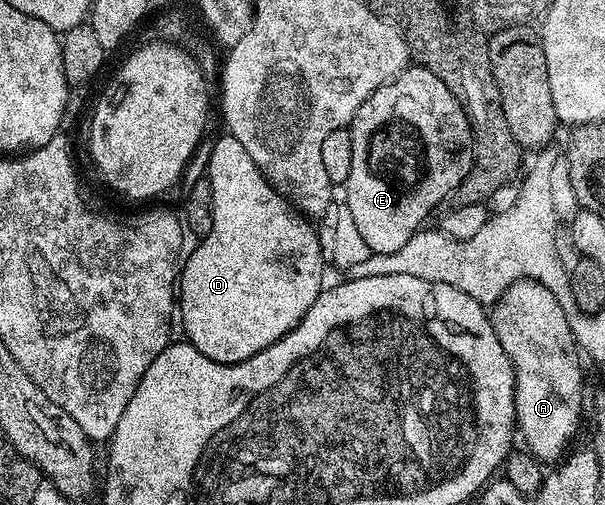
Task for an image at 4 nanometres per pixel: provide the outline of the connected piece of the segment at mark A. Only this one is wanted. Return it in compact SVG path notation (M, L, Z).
M519 282L509 287L501 299L490 306L491 326L501 339L501 347L511 360L515 372L515 424L518 436L523 436L526 452L540 463L555 463L568 452L567 444L579 427L583 415L583 369L579 366L580 350L575 344L575 336L561 311L561 303L538 282Z

